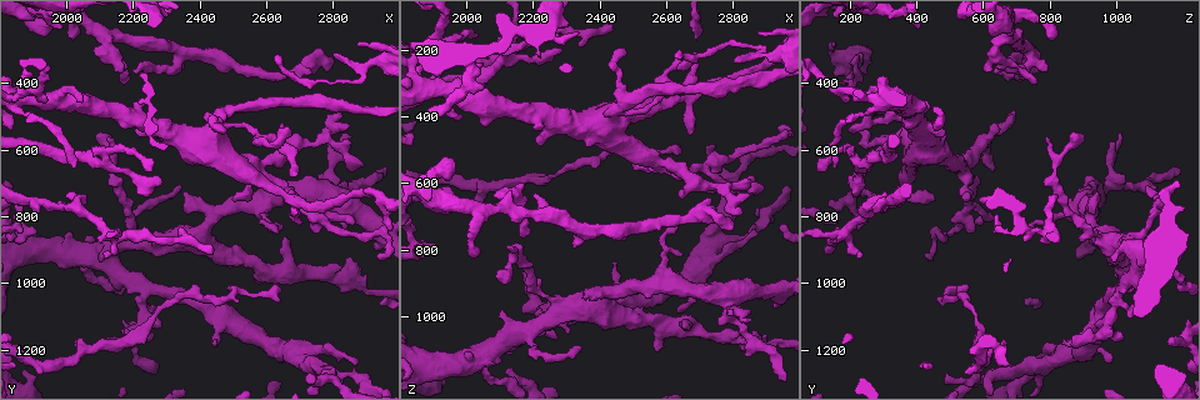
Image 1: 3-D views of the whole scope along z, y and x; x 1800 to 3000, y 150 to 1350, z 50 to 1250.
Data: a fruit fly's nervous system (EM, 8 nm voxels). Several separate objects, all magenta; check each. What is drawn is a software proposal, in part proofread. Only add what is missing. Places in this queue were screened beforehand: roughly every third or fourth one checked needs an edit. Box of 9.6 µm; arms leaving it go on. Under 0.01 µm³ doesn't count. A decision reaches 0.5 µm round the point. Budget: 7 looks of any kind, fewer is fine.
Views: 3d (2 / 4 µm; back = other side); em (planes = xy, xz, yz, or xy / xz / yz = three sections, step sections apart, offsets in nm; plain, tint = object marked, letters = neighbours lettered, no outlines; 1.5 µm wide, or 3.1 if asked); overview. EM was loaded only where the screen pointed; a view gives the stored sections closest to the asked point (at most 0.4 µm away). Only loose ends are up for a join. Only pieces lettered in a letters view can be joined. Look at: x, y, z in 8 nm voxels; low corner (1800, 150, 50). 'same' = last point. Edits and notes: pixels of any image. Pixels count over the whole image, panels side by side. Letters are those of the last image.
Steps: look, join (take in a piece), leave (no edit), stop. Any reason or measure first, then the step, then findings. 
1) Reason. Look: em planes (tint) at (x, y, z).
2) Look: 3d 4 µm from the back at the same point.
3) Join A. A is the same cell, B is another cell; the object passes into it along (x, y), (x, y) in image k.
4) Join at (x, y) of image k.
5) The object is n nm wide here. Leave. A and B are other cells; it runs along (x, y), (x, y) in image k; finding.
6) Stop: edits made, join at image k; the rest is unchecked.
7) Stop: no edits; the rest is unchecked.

An open end. Look: em xz step 4 (letters) at (2890, 960, 1070).

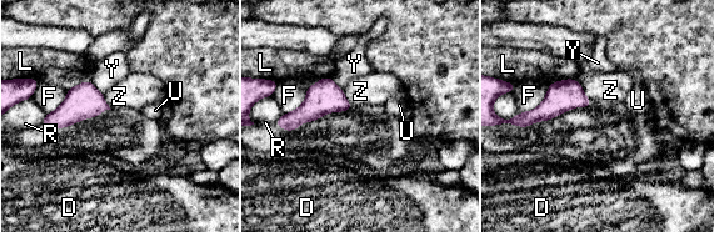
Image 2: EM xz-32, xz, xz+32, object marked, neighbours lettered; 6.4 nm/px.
Look: em planes (letters) at the same point.

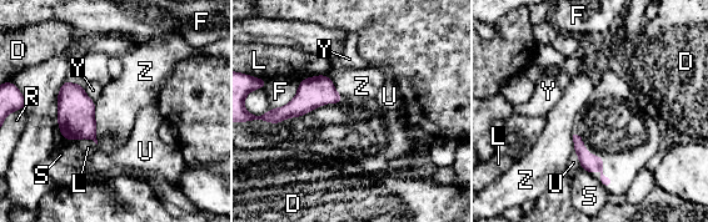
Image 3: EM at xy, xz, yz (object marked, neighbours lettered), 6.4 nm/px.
Leave. D, F, L, R, S, U, Y and Z are other cells; it runs along (576, 139), (578, 147), (609, 182) in image 3; none of them fits.

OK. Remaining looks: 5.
An open end. Look: 3d 4 µm from the back at (2120, 560, 910).

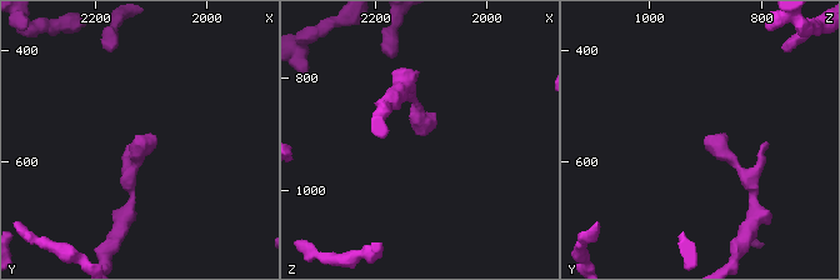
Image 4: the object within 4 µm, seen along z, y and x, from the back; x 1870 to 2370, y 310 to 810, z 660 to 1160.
Now the EM. Look: em yz step 8 (tint) at (2110, 560, 900).

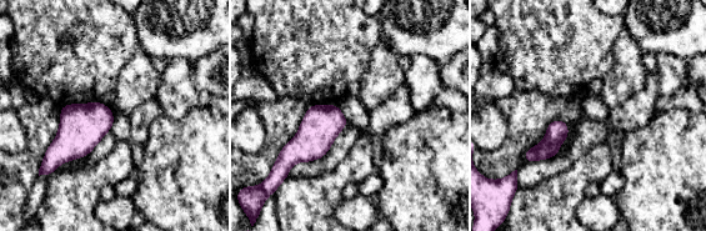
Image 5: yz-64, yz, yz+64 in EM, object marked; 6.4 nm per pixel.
Look: em planes (letters) at the same point.

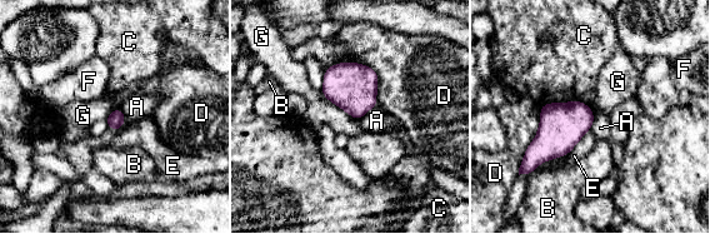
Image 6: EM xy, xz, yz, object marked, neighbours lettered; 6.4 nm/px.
The object is 110 nm wide here. Leave. A, B, C, D, E, F and G are other cells; a border runs along (330, 100), (358, 120) in image 6; none of them fits.

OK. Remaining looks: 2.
Thin end. Look: em planes (letters) at (2870, 290, 140).

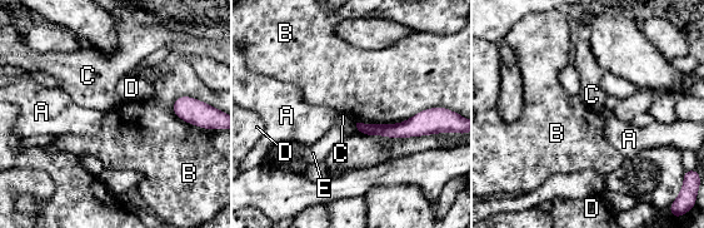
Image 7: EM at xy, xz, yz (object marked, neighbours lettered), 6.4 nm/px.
Leave. A, B, C, D and E are other cells; it runs along (427, 113), (405, 129), (360, 127) in image 7; no lettered piece goes on from it.

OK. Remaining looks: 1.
Stop: no edits; the rest is unchecked.

